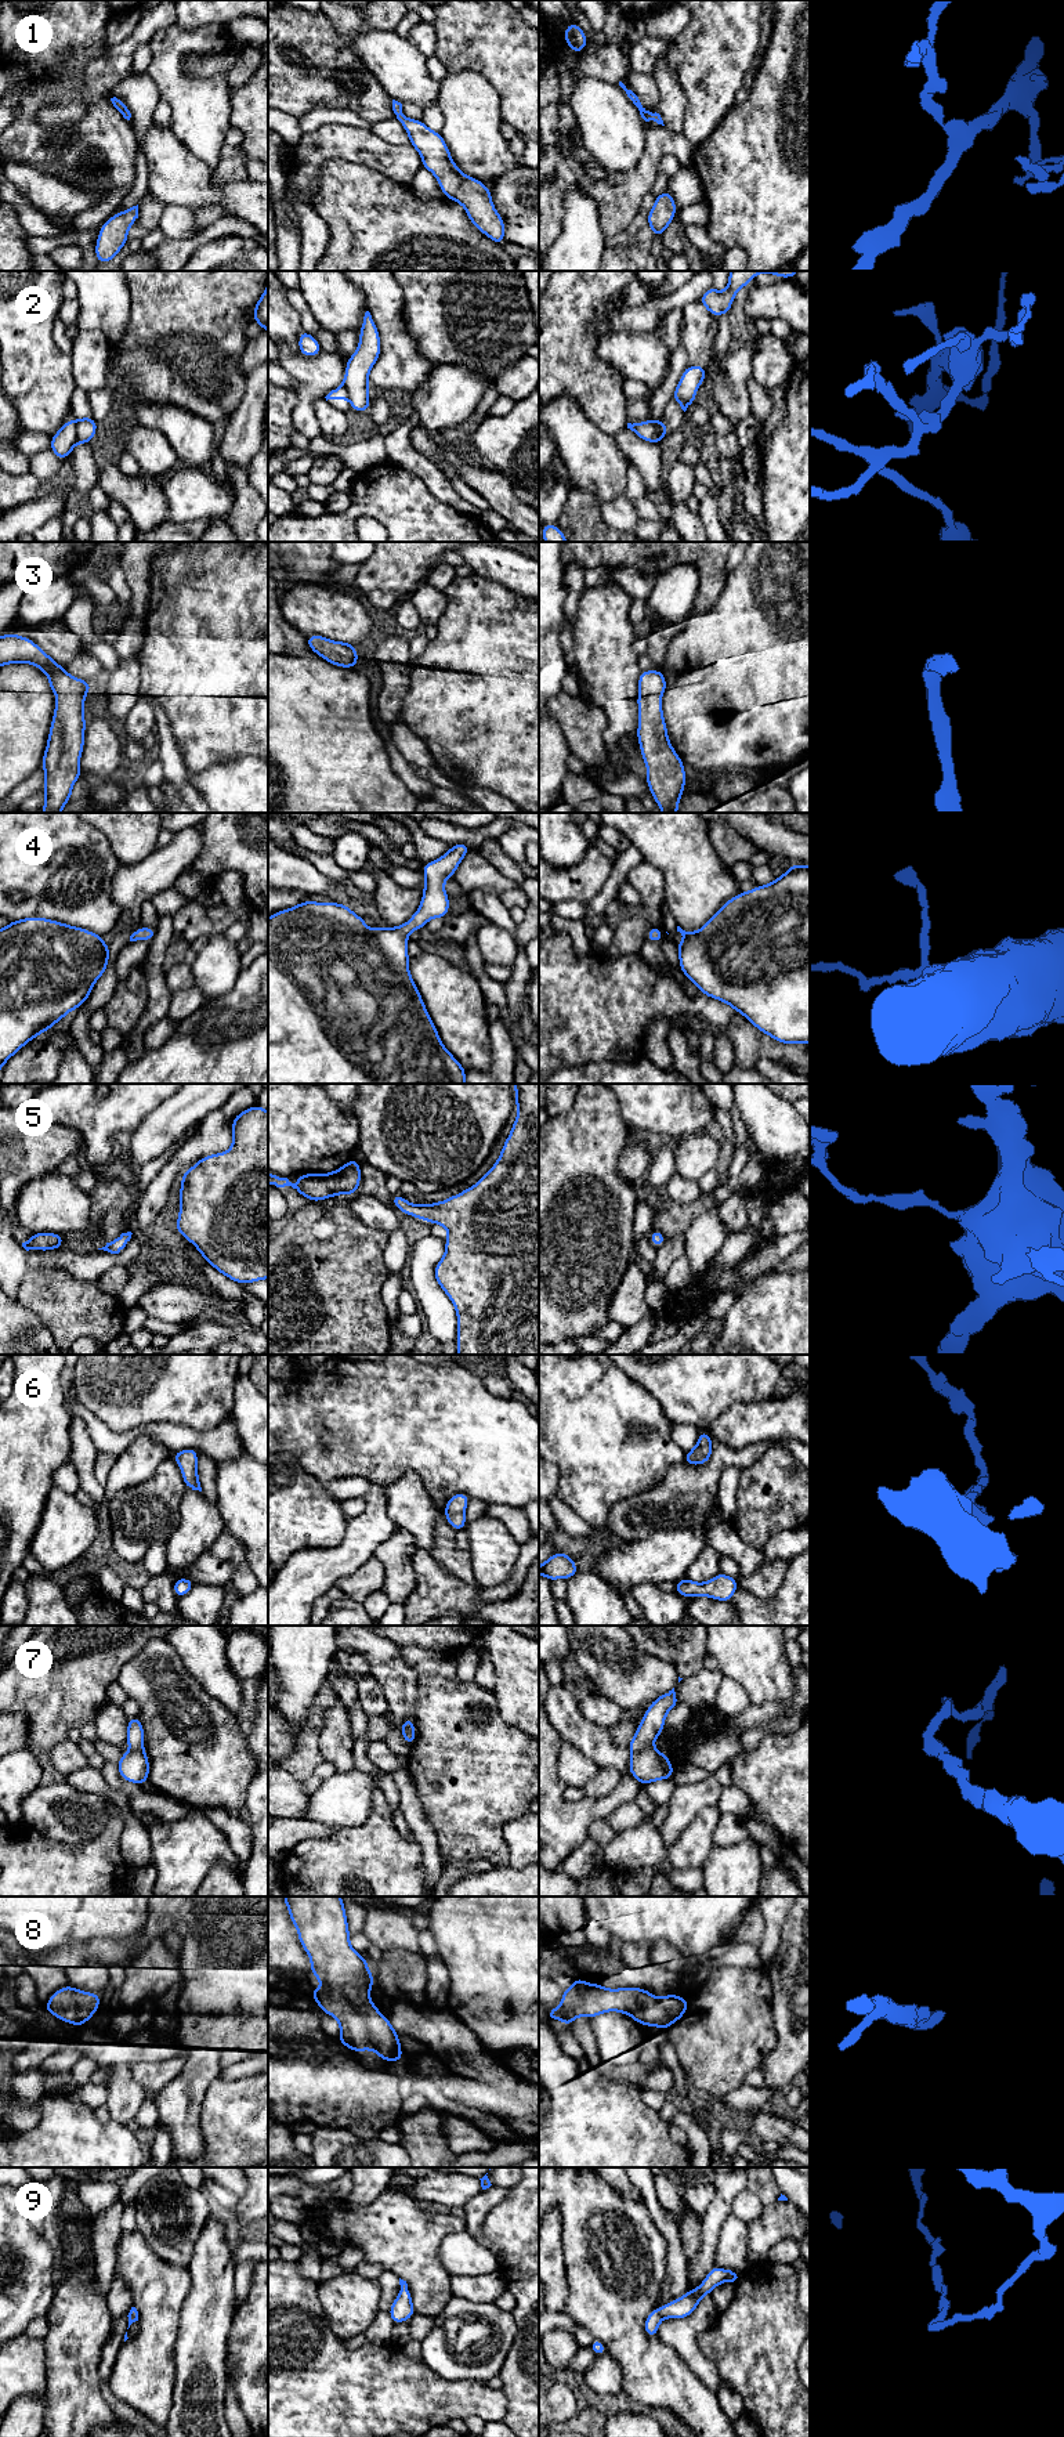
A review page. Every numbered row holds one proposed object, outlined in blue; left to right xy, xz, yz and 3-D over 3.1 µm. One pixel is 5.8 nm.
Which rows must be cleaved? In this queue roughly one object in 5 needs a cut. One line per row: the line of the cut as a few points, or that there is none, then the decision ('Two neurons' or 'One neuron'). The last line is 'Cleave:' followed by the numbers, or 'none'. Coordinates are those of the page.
1: No split. One neuron
2: Split along xy (78, 419), (76, 441). Two neurons
3: No split. One neuron
4: No split. One neuron
5: No split. One neuron
6: No split. One neuron
7: Split along yz (651, 1745), (632, 1753). Two neurons
8: No split. One neuron
9: No split. One neuron
Cleave: 2, 7

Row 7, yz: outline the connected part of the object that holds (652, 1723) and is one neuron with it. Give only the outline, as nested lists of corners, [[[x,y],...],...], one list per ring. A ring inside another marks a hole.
[[[674,1688],[656,1697],[643,1715],[643,1720],[629,1743],[631,1753],[641,1751],[654,1744],[655,1739],[663,1732],[666,1714],[680,1704]]]

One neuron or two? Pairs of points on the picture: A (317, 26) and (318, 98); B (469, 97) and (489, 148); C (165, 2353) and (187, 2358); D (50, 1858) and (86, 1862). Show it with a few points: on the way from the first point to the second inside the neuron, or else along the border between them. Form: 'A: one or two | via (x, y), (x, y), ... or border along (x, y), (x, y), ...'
A: one | via (317, 44), (318, 80)
B: one | via (473, 109), (473, 132), (477, 136)
C: two | border along (178, 2324), (176, 2383), (173, 2387)
D: one | via (58, 1862), (78, 1862)

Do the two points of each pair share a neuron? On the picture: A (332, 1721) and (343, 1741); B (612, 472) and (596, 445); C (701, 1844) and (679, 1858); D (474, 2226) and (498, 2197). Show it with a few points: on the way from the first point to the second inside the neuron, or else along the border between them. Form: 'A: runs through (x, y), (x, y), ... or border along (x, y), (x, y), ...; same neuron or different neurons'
A: runs through (336, 1725), (339, 1736); same neuron
B: runs through (605, 465), (596, 452); same neuron
C: runs through (695, 1844), (684, 1852); same neuron
D: runs through (474, 2217), (489, 2201); same neuron

